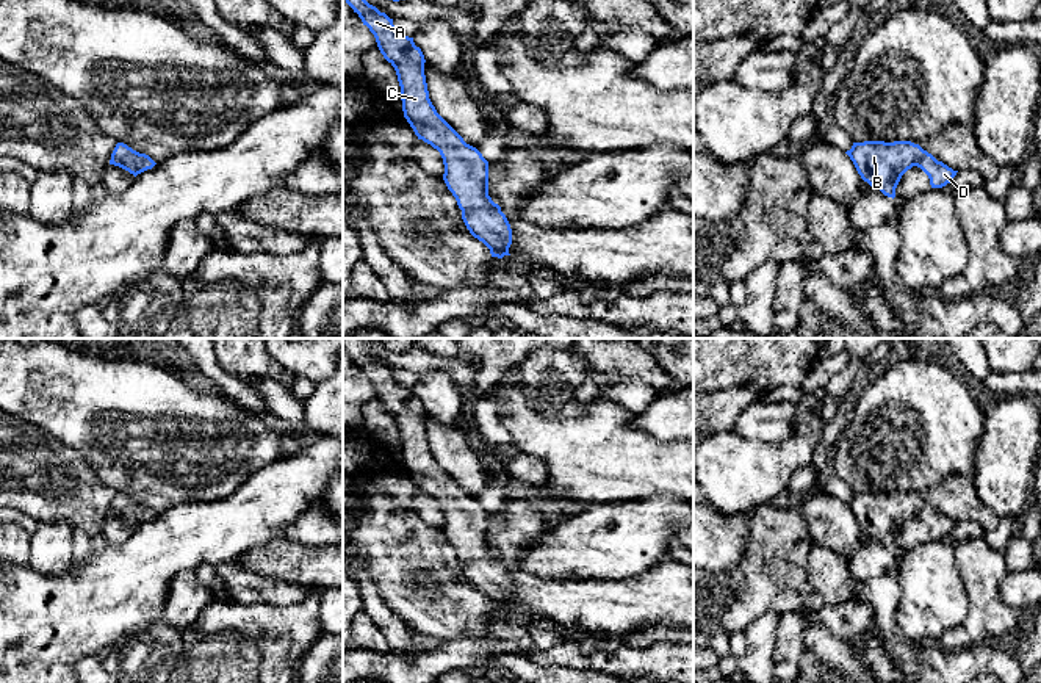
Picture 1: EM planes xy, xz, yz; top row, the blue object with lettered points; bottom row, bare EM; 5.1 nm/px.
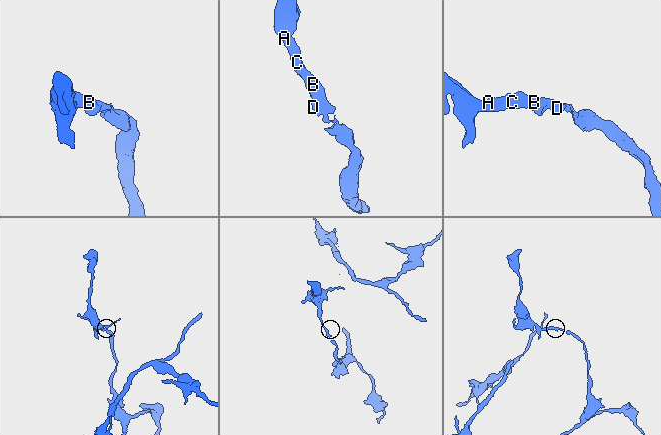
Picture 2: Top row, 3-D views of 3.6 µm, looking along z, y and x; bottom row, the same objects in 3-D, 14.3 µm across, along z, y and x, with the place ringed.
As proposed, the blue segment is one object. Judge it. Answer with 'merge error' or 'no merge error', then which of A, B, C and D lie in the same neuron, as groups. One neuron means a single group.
no merge error; A B C D

